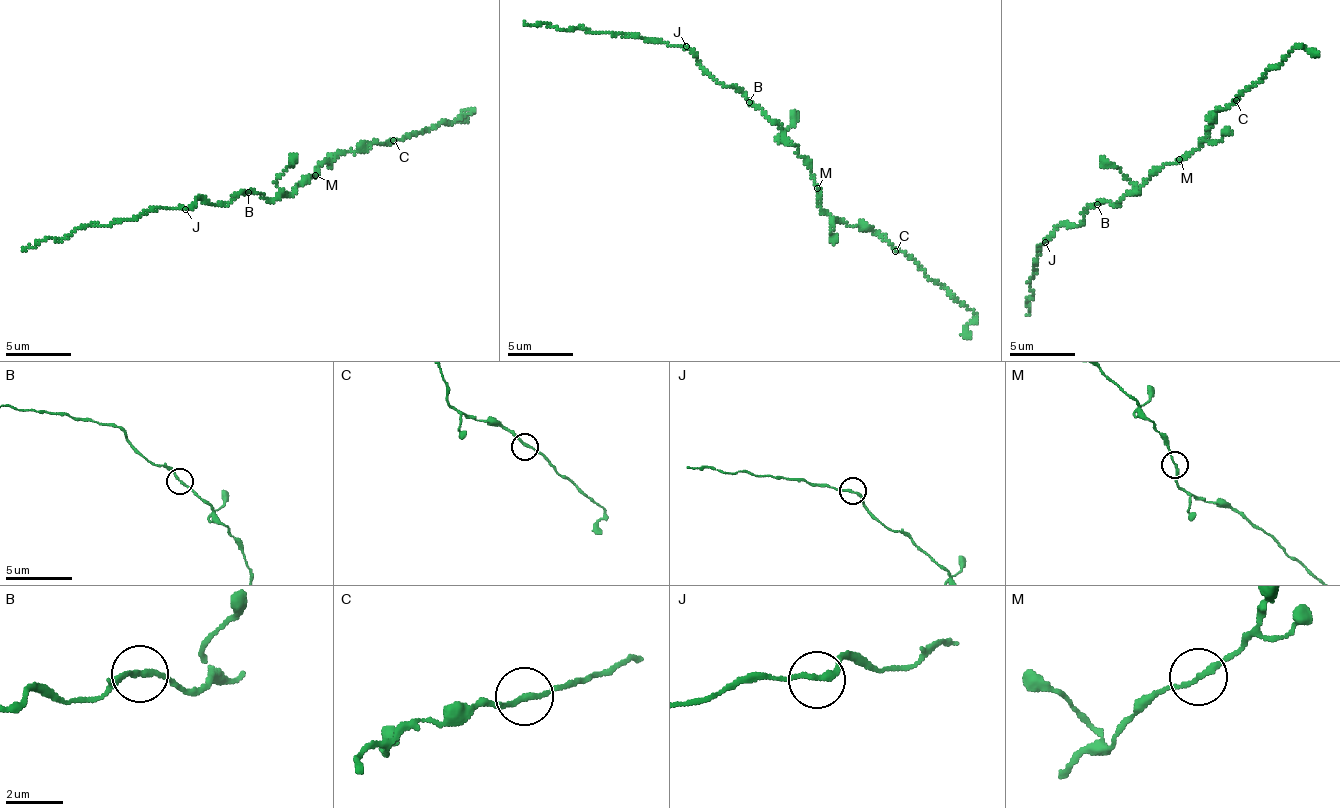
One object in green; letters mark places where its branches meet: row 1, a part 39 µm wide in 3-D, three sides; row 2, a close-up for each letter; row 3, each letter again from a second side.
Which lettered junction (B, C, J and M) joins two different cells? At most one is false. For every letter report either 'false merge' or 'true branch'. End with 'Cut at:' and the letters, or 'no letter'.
B: true branch
C: true branch
J: true branch
M: true branch
Cut at: no letter

